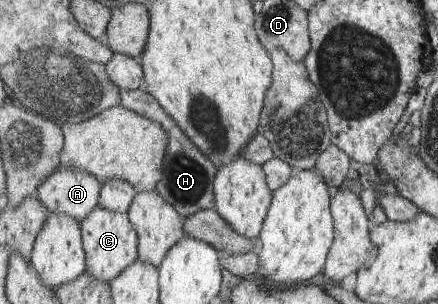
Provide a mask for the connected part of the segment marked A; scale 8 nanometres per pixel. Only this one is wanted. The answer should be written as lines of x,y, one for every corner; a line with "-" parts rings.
59,167
41,184
38,198
50,213
71,215
83,223
83,219
98,207
102,185
95,175
87,171

